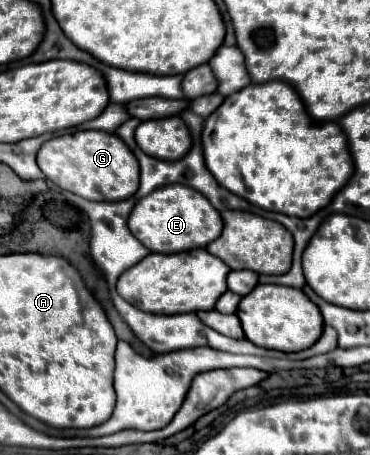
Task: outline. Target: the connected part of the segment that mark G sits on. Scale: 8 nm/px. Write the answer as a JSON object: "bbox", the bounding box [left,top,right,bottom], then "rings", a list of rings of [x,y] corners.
{"bbox":[37,130,139,200],"rings":[[[79,130],[47,140],[37,152],[37,164],[51,182],[85,200],[125,200],[139,188],[137,158],[119,136],[101,130]]]}

